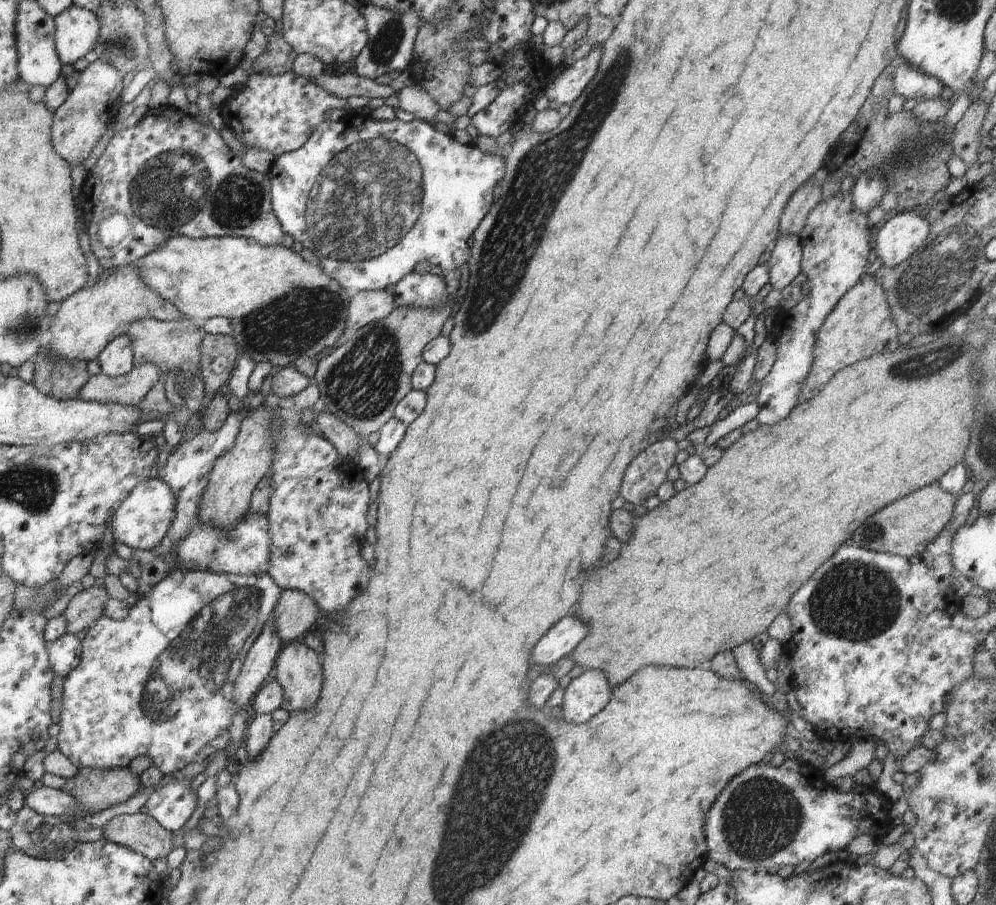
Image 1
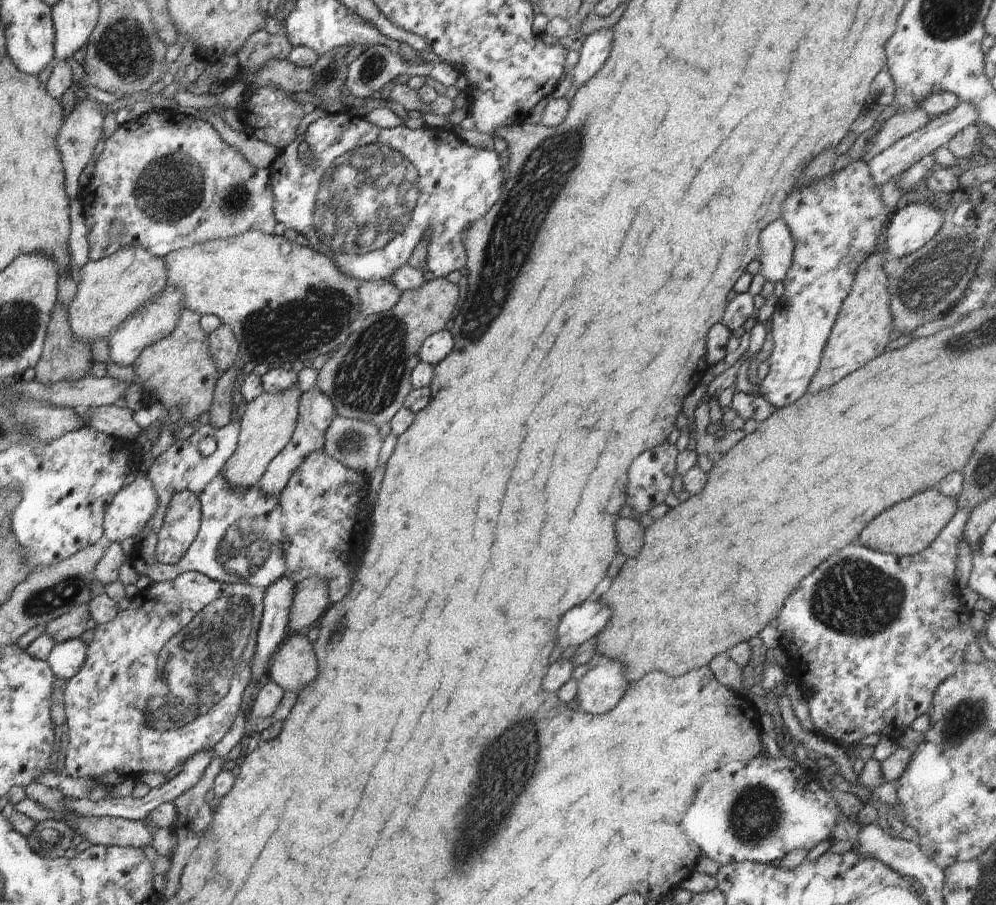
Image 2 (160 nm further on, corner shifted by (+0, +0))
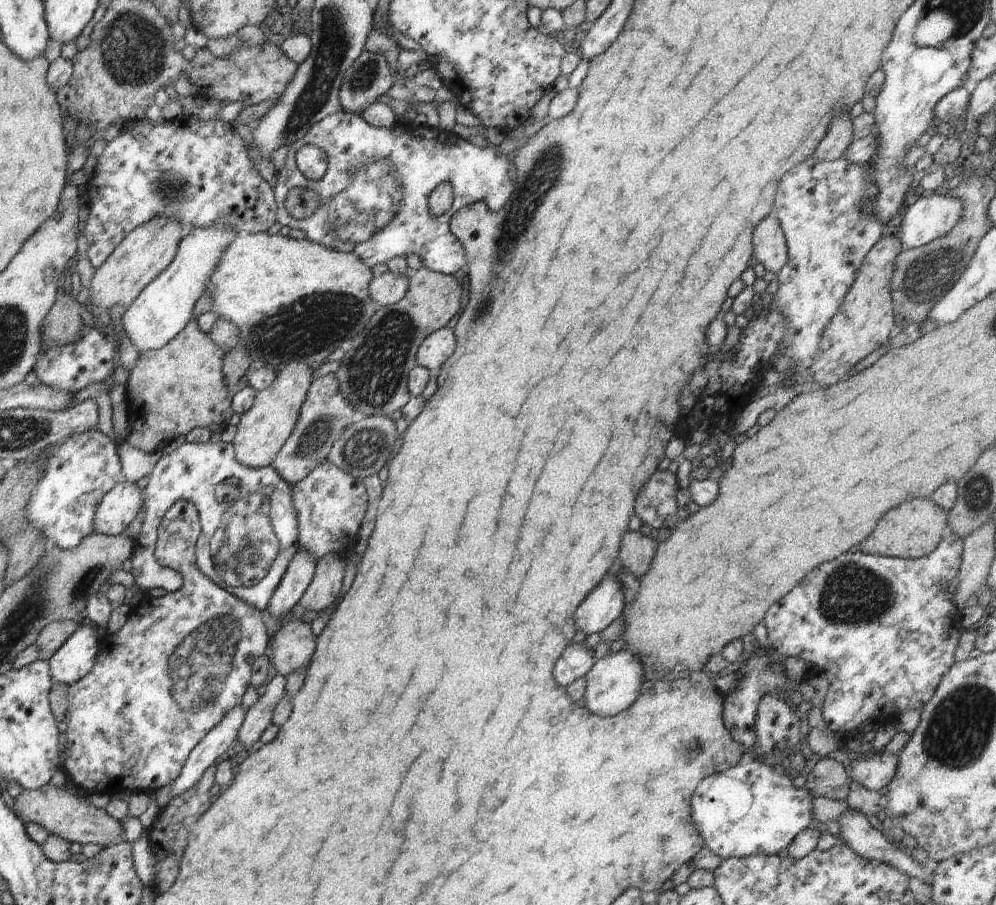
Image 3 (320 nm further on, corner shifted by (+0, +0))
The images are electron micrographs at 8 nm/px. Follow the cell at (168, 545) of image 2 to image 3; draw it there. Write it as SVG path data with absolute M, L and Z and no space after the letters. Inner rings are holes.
M181 500L172 505L162 517L162 522L157 530L157 545L154 557L163 567L170 567L180 574L183 584L180 590L168 593L165 597L152 599L152 612L145 616L136 614L131 610L126 623L115 634L106 633L99 639L98 654L94 666L84 678L69 686L68 702L69 710L67 717L66 738L68 739L61 767L66 770L68 778L74 781L76 787L85 795L104 793L113 795L124 790L140 791L152 795L163 786L171 784L180 776L184 763L194 747L230 712L233 708L241 705L242 697L250 685L250 676L253 660L262 654L269 653L270 637L266 633L264 625L265 613L247 605L228 590L214 584L197 566L195 544L201 533L201 520L196 507L190 501Z

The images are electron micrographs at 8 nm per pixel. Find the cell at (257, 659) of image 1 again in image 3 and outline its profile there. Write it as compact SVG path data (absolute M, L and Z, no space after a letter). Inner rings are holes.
M298 549L288 565L278 588L270 597L266 613L274 618L285 617L290 611L298 609L299 600L312 582L317 560L306 549Z

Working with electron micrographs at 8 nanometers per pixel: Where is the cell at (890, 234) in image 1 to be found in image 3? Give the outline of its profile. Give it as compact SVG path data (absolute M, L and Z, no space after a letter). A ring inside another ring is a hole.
M946 195L921 196L908 207L900 232L904 249L917 249L943 237L960 220L963 202Z

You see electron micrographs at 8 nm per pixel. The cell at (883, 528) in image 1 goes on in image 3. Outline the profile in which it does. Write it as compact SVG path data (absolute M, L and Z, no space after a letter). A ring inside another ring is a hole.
M912 500L886 512L874 532L860 544L859 550L869 555L919 559L932 554L942 539L951 534L948 512L931 500Z

